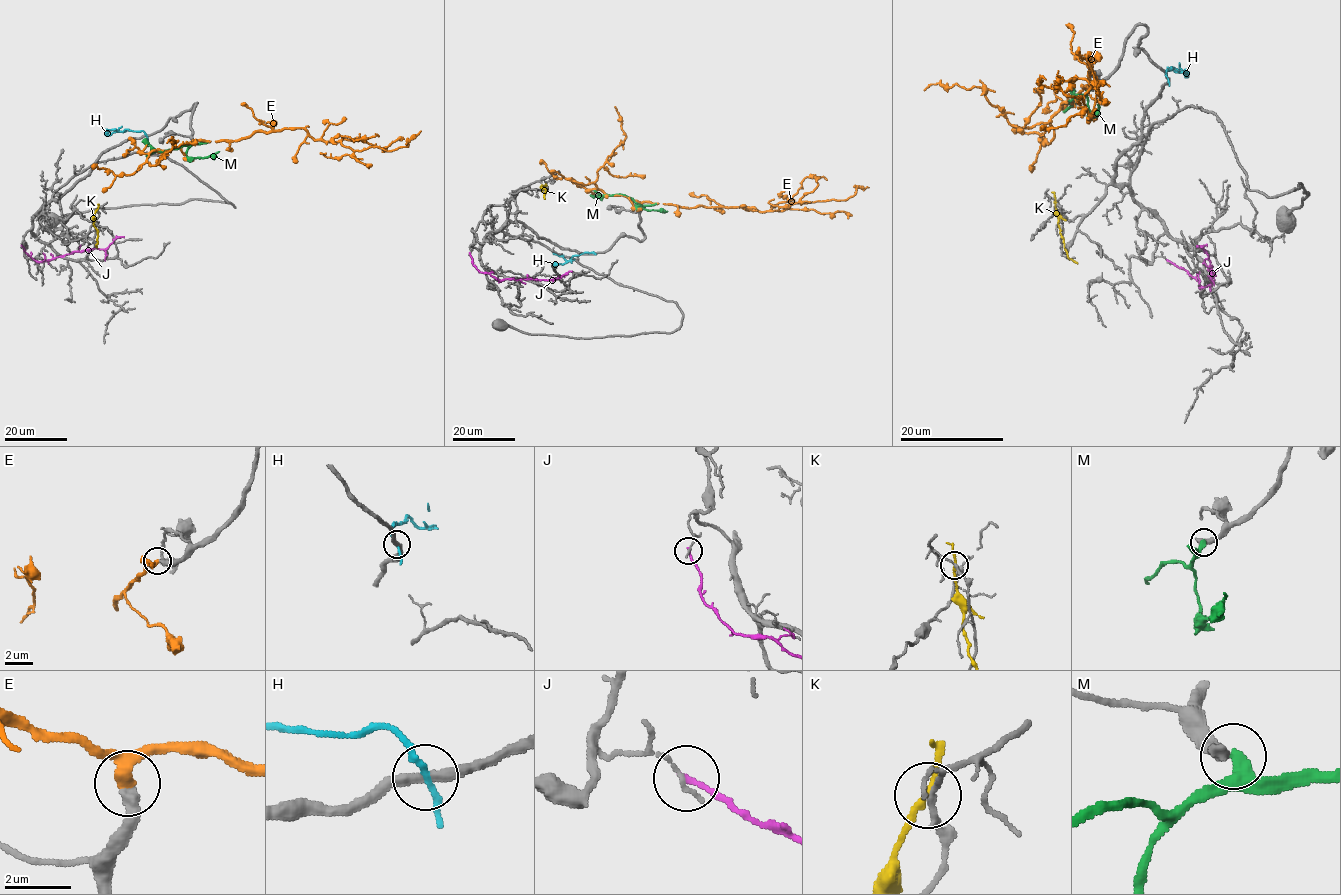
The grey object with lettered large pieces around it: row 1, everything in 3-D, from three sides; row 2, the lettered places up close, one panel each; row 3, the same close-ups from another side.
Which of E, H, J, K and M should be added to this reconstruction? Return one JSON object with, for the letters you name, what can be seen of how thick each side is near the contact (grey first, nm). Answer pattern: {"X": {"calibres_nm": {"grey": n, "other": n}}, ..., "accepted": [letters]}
{"E": {"calibres_nm": {"grey": 360, "other": 280}}, "accepted": ["E"]}

